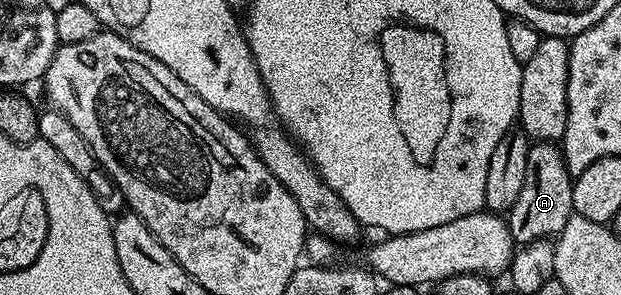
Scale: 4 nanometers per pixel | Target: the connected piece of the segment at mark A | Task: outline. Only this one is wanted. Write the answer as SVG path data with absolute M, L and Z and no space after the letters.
M534 143L528 153L527 172L520 197L508 212L510 232L515 244L525 245L541 239L553 240L568 224L570 215L574 214L572 189L574 179L562 156L558 143Z

